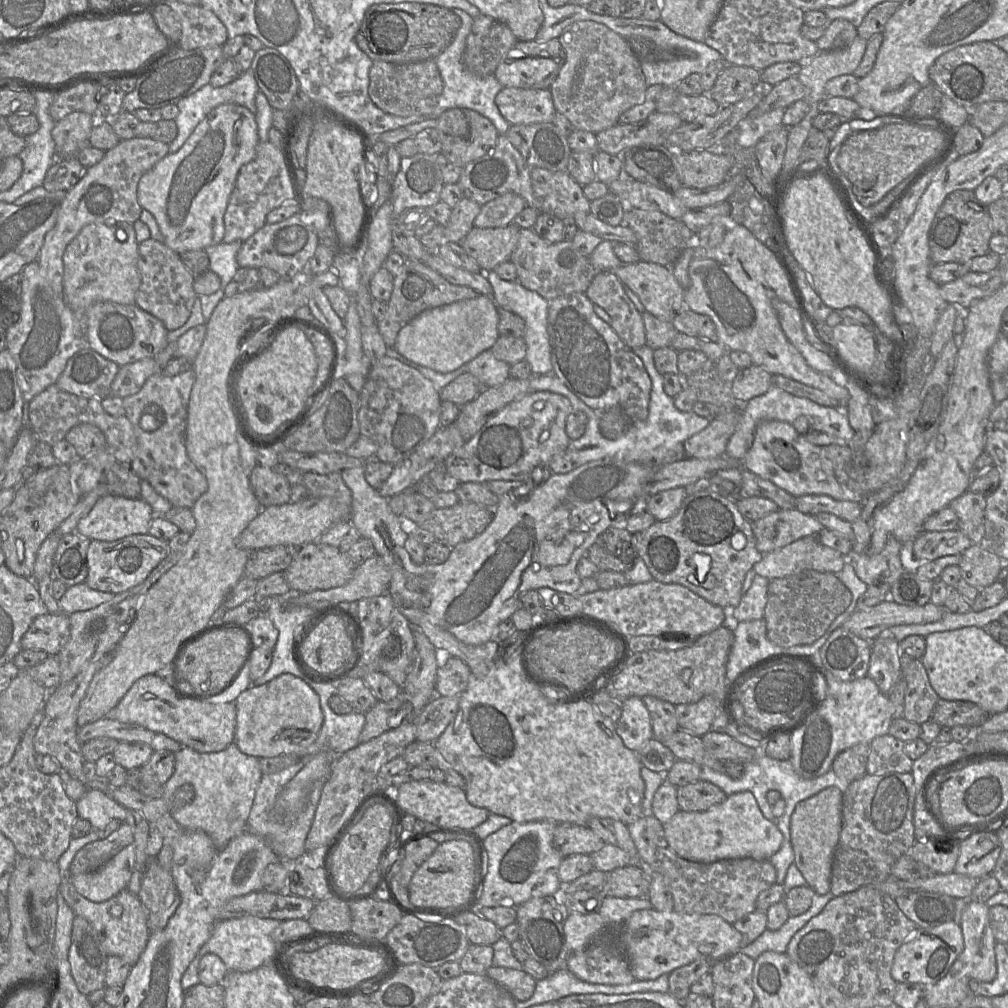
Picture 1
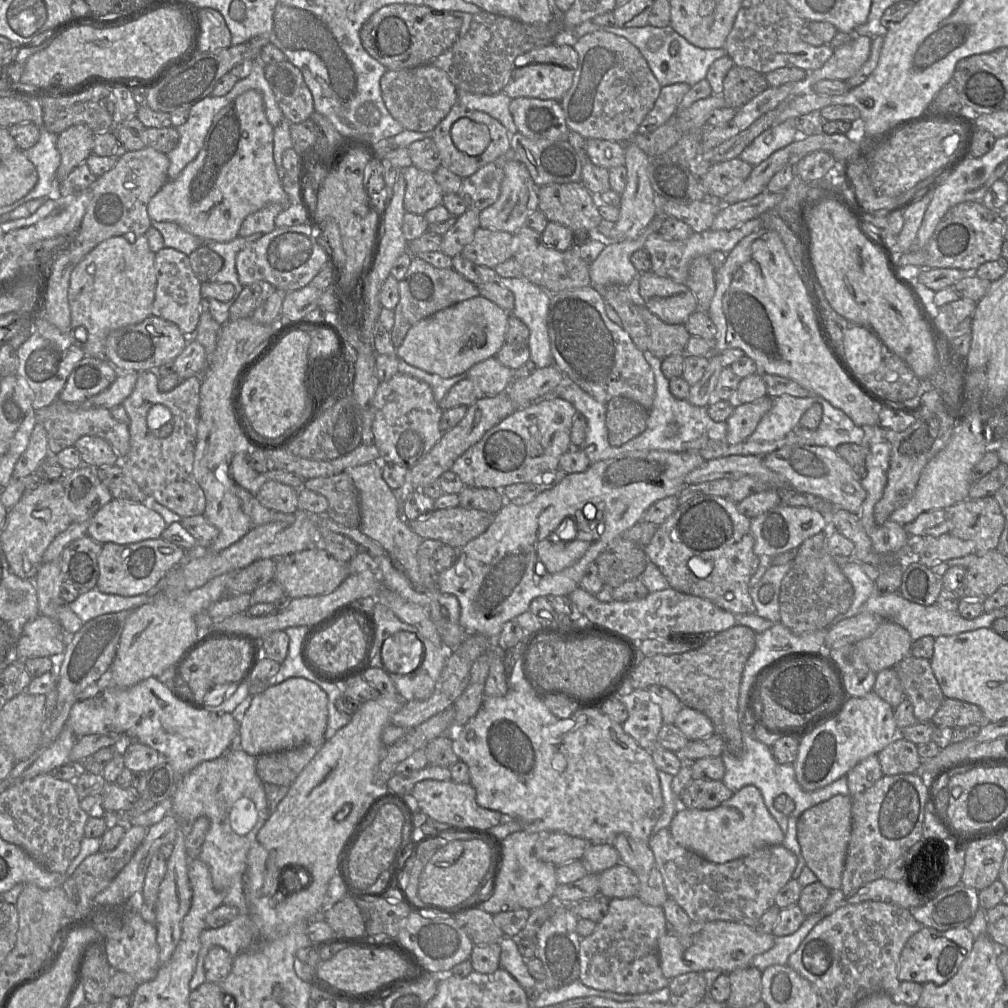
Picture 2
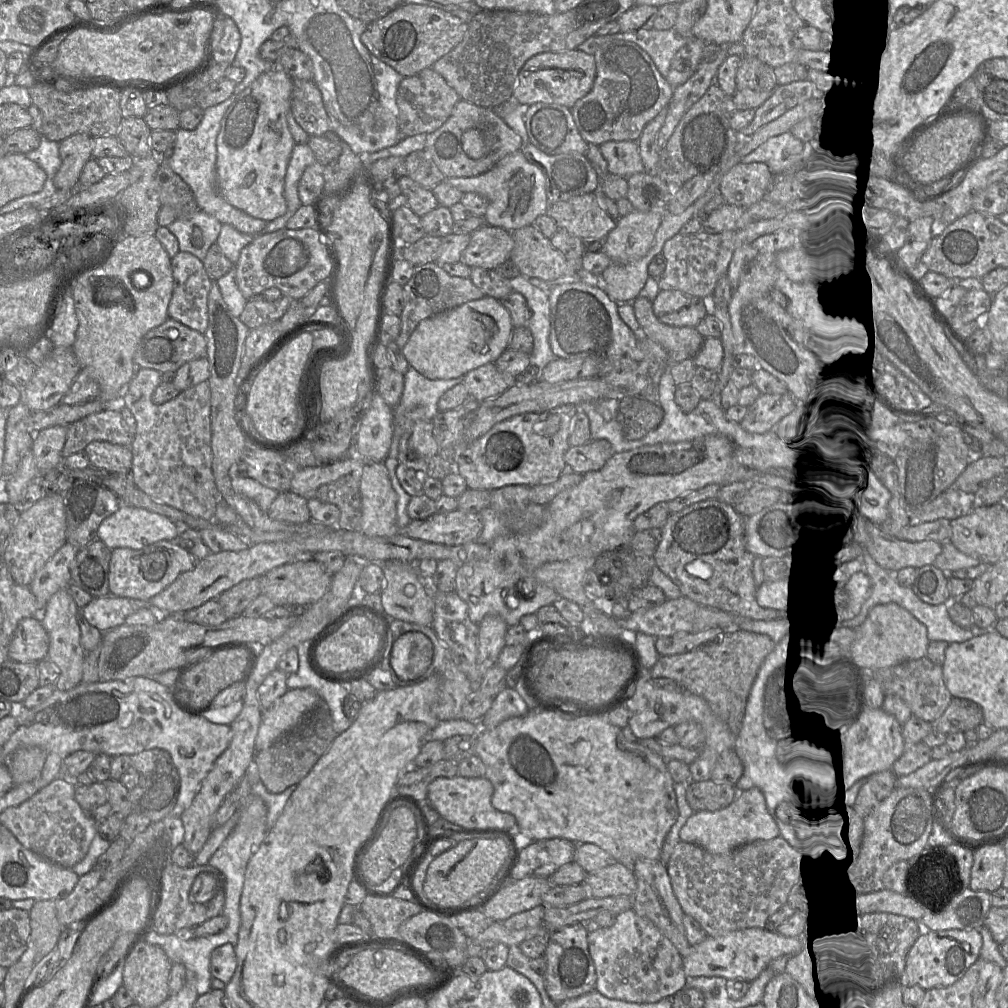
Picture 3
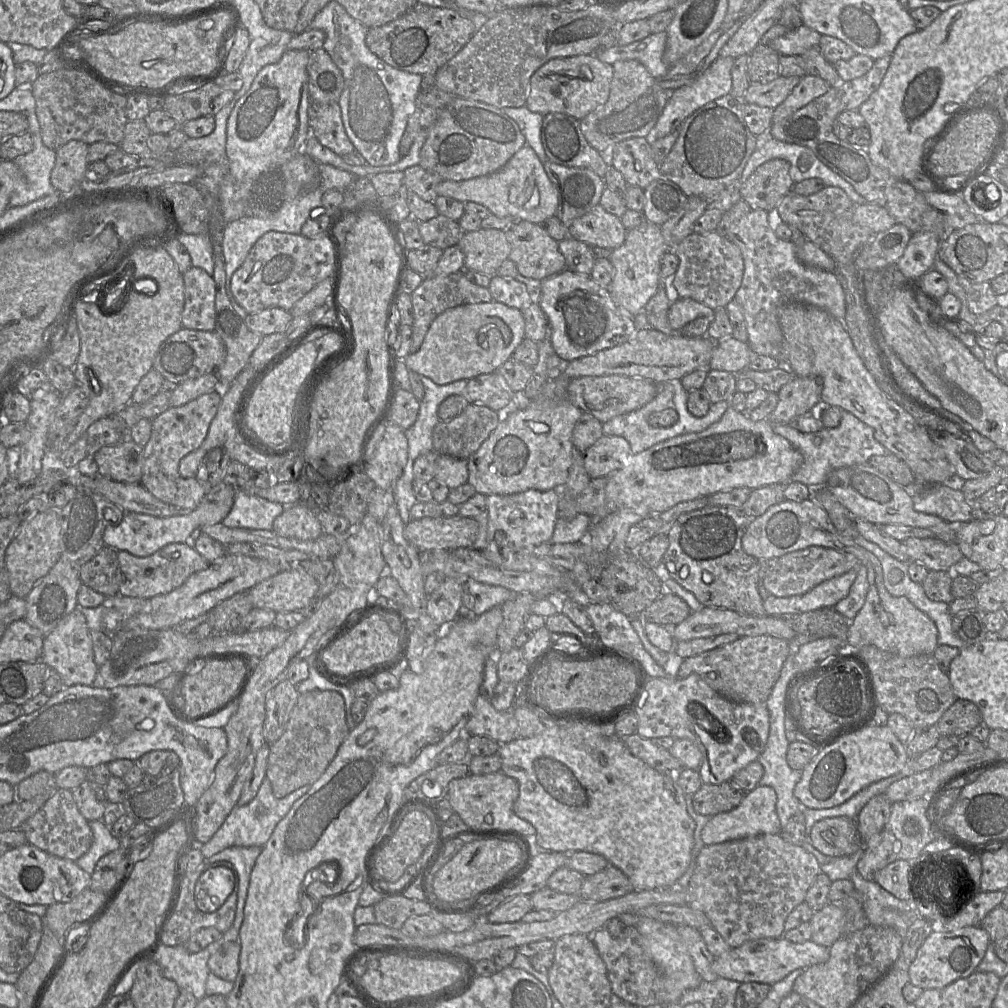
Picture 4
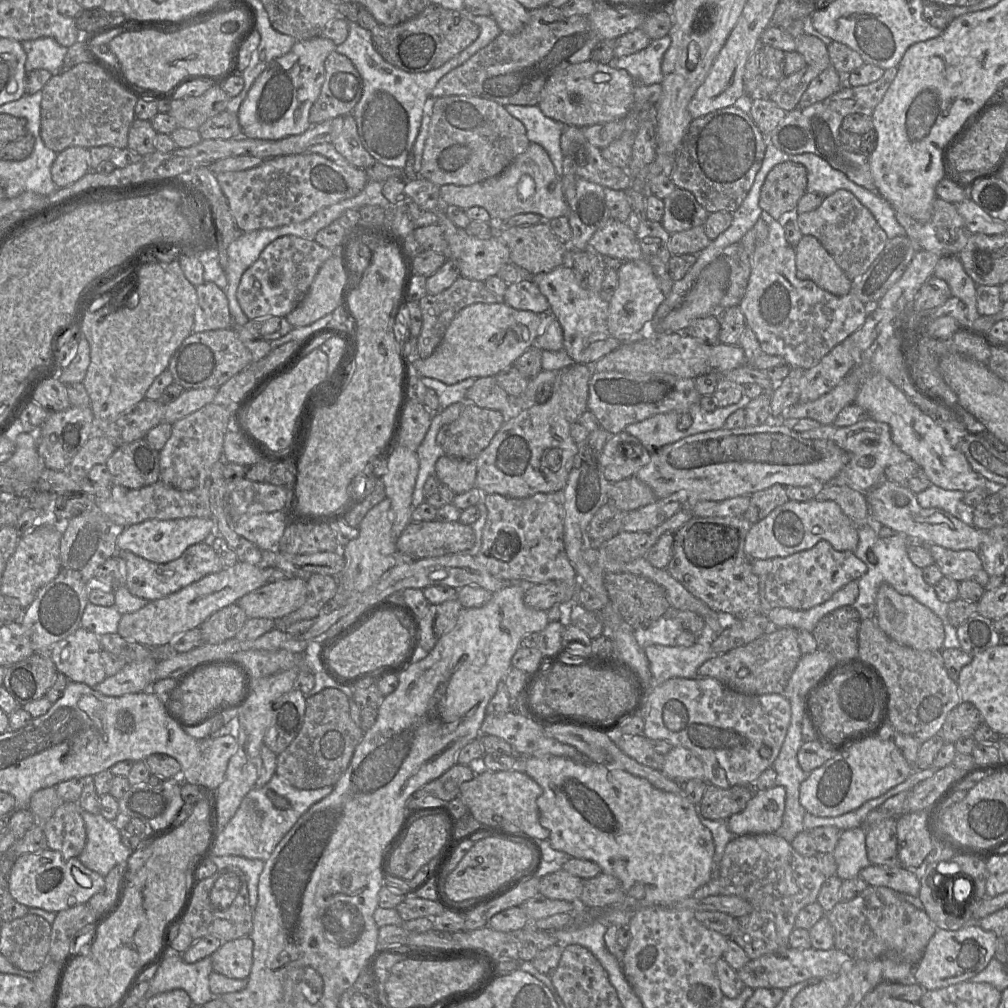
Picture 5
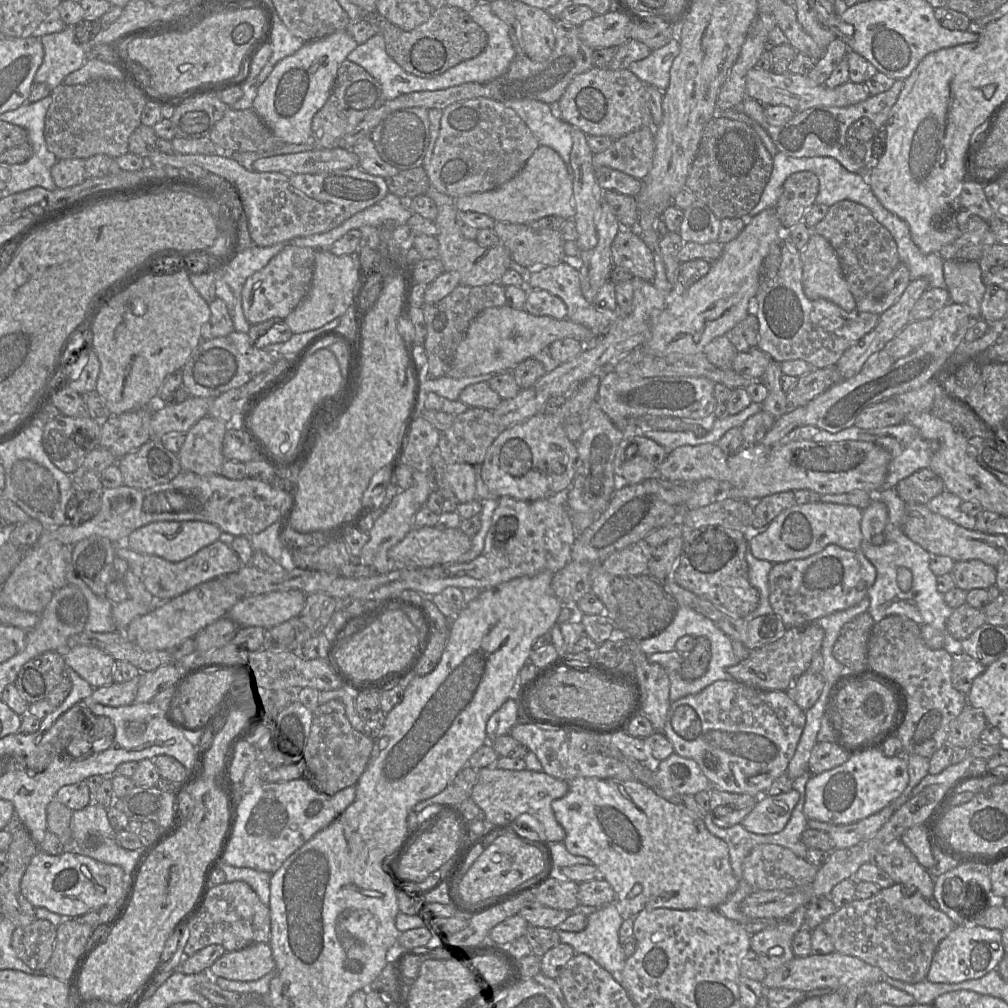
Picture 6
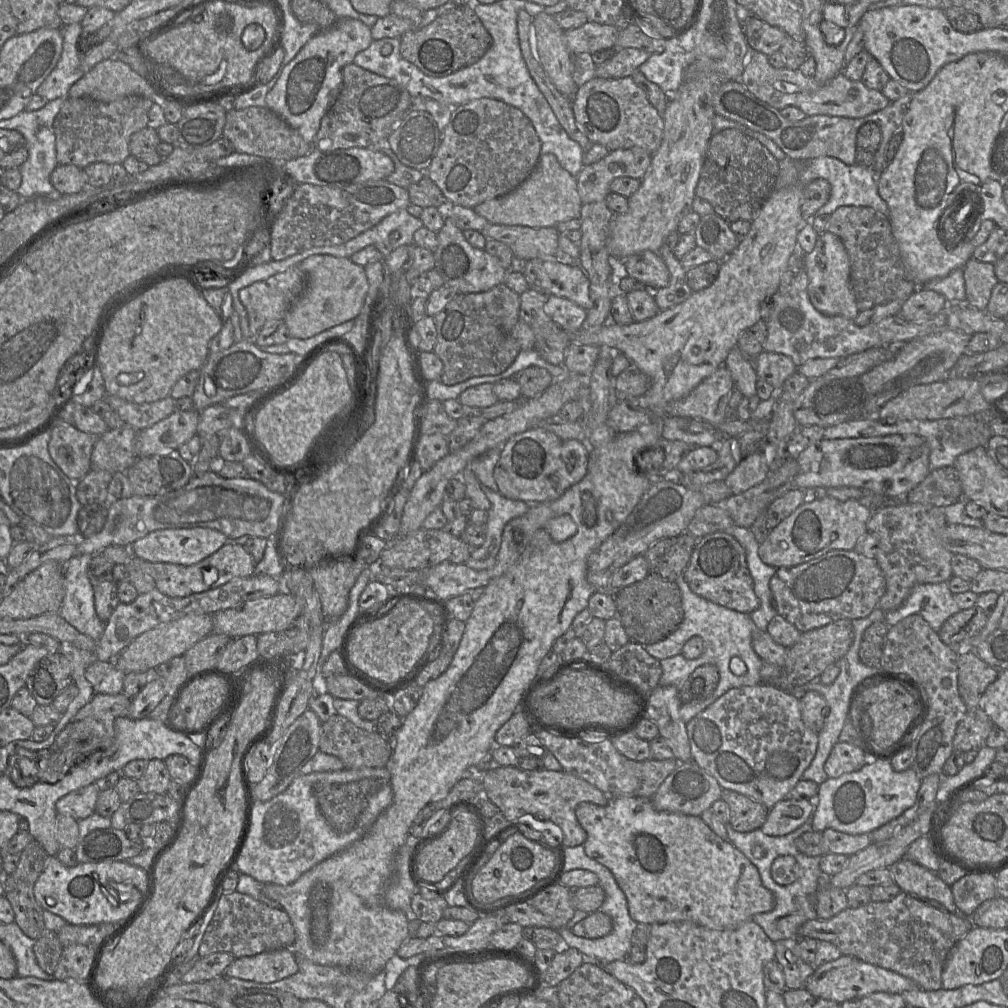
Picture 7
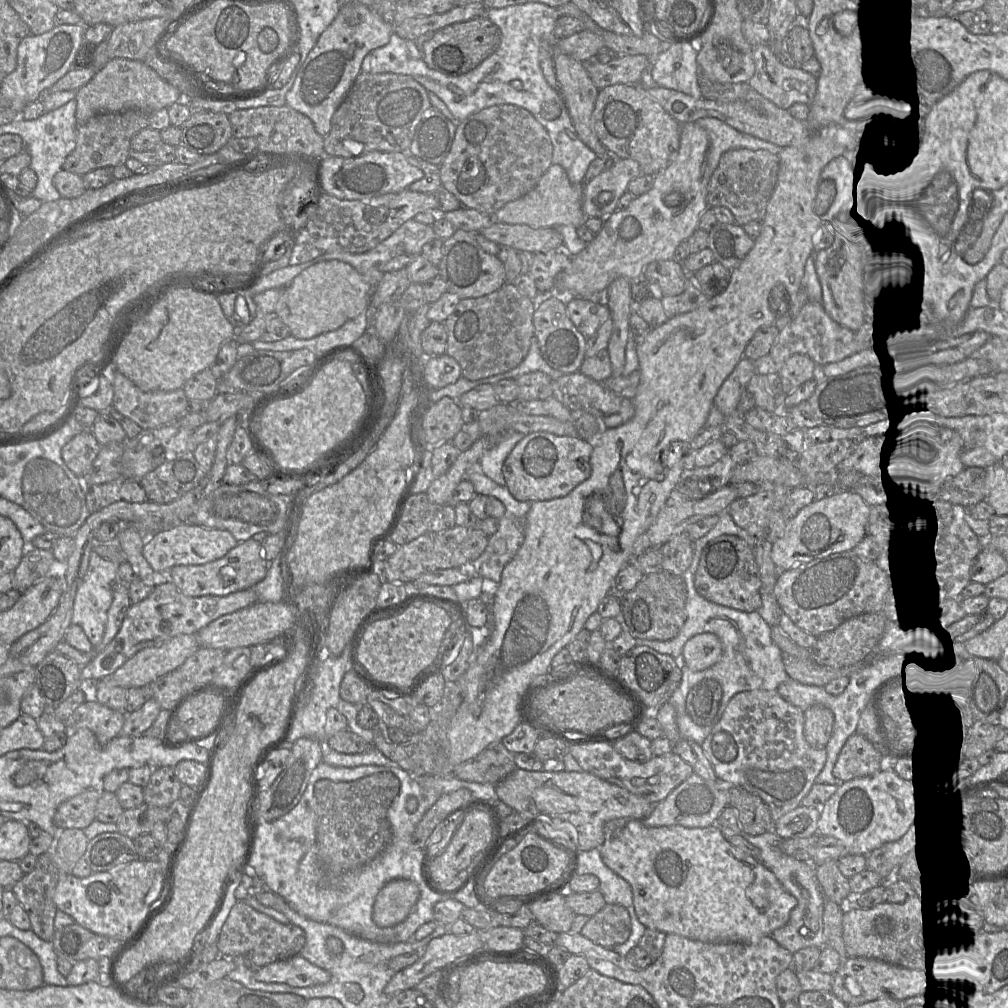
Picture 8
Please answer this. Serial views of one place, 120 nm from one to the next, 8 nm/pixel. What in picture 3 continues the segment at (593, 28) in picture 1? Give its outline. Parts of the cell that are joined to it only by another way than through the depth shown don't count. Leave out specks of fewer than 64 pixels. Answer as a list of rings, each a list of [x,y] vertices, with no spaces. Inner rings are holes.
[[[612,40],[593,54],[596,77],[592,89],[571,108],[575,124],[588,144],[638,141],[645,126],[667,107],[673,87],[660,74],[650,56],[630,41]]]

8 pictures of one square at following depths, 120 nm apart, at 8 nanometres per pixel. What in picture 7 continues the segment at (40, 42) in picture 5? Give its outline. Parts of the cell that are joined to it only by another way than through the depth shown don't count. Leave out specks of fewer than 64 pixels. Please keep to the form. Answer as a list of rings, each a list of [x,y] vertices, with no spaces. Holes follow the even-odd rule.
[[[81,24],[62,25],[60,31],[63,37],[61,57],[37,90],[37,94],[47,101],[66,98],[71,86],[84,75],[78,50],[78,40],[82,34]]]

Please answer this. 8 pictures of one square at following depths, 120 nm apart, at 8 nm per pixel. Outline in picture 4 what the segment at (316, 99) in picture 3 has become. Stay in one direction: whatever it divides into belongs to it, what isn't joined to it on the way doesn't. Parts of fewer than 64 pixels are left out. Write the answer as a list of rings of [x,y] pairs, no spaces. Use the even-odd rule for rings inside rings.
[[[310,99],[308,118],[310,135],[313,135],[324,147],[340,156],[356,151],[346,134],[341,109],[337,102],[318,104]]]

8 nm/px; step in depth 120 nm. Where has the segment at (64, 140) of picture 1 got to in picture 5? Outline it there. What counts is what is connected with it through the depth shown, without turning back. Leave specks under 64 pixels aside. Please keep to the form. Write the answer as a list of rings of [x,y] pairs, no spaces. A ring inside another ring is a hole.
[[[72,146],[57,153],[51,167],[52,180],[58,188],[65,188],[90,171],[89,149]]]

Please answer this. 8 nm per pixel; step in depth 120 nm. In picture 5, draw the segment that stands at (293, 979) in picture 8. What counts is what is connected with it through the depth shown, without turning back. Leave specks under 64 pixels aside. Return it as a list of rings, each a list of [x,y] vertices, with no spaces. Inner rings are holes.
[[[245,936],[223,942],[211,955],[213,970],[232,979],[247,979],[253,964],[253,940]]]

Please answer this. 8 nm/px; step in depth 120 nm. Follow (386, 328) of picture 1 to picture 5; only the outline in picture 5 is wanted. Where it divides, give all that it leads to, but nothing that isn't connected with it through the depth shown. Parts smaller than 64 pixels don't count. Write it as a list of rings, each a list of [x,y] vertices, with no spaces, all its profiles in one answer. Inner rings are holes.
[[[462,276],[457,278],[449,288],[441,293],[435,295],[426,294],[418,302],[423,318],[422,329],[417,337],[419,357],[425,359],[433,353],[440,344],[451,321],[463,308],[475,303],[501,302],[503,302],[503,298],[488,290],[483,281],[470,280]]]

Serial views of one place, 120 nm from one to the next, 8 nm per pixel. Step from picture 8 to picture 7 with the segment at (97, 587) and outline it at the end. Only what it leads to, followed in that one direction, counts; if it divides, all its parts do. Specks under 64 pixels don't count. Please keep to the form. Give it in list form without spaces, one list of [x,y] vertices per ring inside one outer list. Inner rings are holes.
[[[90,554],[75,555],[63,563],[65,595],[58,614],[98,642],[105,623],[95,610],[93,587],[87,574],[90,558]]]

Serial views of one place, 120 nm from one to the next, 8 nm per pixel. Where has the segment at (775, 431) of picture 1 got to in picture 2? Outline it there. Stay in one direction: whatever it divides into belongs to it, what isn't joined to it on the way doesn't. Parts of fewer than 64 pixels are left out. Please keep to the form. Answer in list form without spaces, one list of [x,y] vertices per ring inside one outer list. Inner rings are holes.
[[[794,443],[762,458],[764,464],[784,478],[795,491],[820,497],[838,509],[858,515],[866,498],[866,491],[861,485],[861,479],[834,449]]]

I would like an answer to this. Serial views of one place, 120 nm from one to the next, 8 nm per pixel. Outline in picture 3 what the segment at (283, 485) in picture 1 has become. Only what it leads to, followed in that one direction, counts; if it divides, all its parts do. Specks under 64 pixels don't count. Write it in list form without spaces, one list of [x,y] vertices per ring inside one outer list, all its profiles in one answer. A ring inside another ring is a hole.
[[[290,490],[278,493],[267,511],[270,518],[293,524],[311,520],[307,498]]]

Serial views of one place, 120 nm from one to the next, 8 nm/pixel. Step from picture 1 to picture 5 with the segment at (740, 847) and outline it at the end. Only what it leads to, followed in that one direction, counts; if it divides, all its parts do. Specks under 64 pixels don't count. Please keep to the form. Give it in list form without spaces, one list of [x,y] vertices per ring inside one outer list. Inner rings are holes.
[[[782,786],[755,791],[745,809],[727,819],[729,830],[734,836],[774,833],[782,825],[785,800]]]

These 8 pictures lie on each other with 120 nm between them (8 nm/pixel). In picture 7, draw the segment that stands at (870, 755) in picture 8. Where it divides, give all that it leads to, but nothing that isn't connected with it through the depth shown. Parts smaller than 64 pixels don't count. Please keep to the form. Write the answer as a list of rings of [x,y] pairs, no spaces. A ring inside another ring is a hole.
[[[838,742],[833,747],[824,770],[829,778],[838,778],[843,774],[860,770],[872,758],[863,746],[847,742]]]

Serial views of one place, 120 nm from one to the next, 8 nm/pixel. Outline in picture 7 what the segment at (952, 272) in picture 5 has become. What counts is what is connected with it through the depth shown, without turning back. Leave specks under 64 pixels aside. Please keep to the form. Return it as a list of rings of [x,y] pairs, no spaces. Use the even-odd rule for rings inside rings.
[[[971,258],[961,270],[965,281],[966,303],[976,309],[986,310],[992,289],[999,282],[994,263]]]

